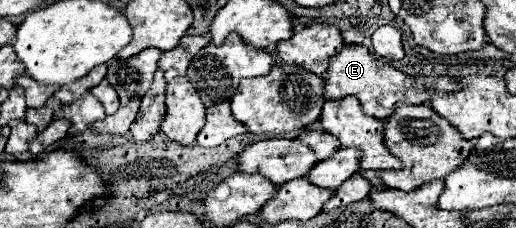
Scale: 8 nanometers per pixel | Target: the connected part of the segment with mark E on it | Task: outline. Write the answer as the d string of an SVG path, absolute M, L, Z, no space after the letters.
M344 45L344 49L330 57L330 65L324 77L324 97L338 99L346 95L356 95L364 113L386 119L396 105L402 103L428 103L428 91L456 91L458 83L450 77L412 77L392 65L378 59L364 45Z

